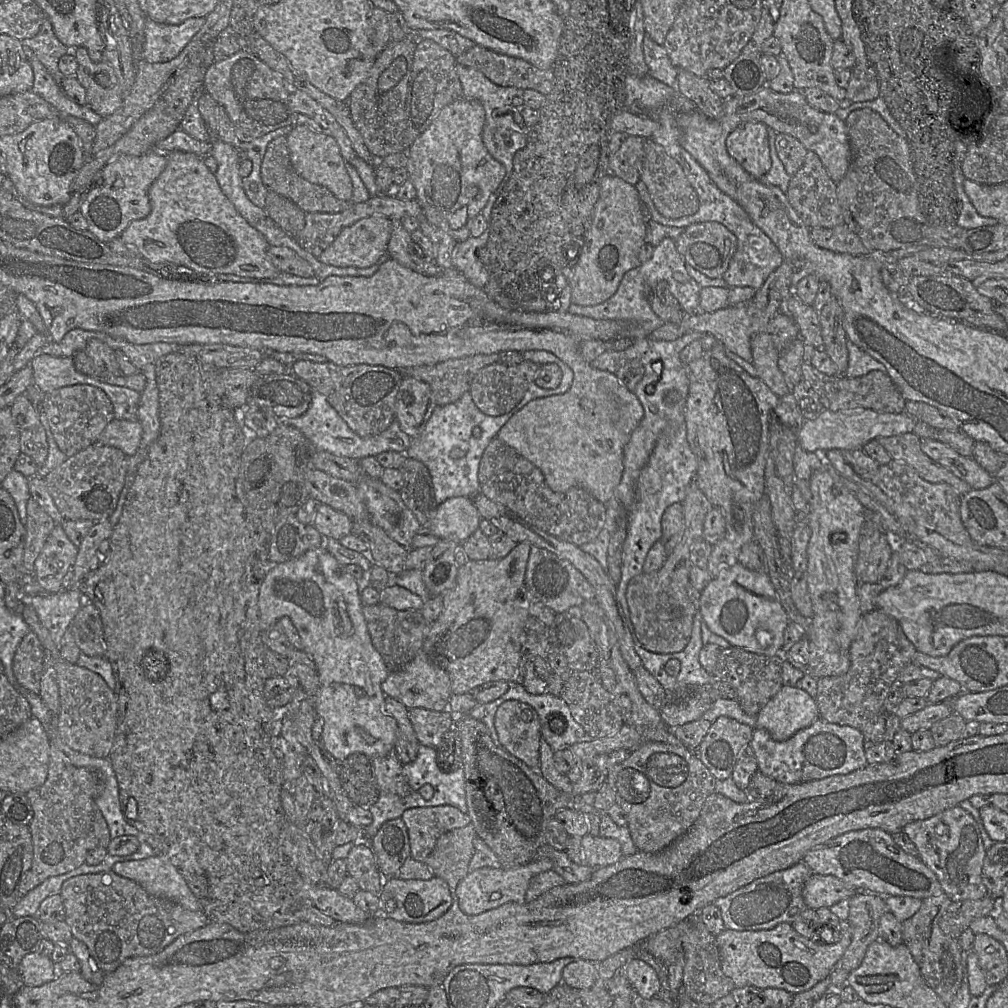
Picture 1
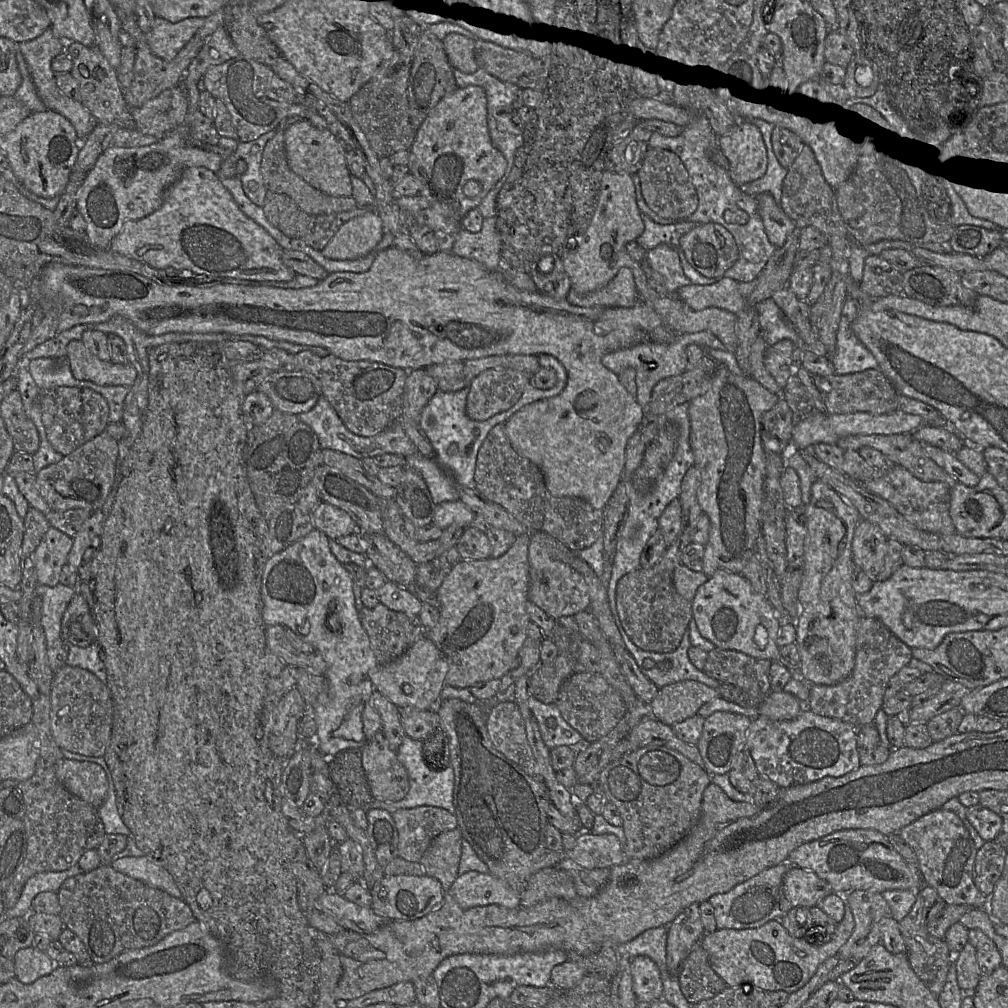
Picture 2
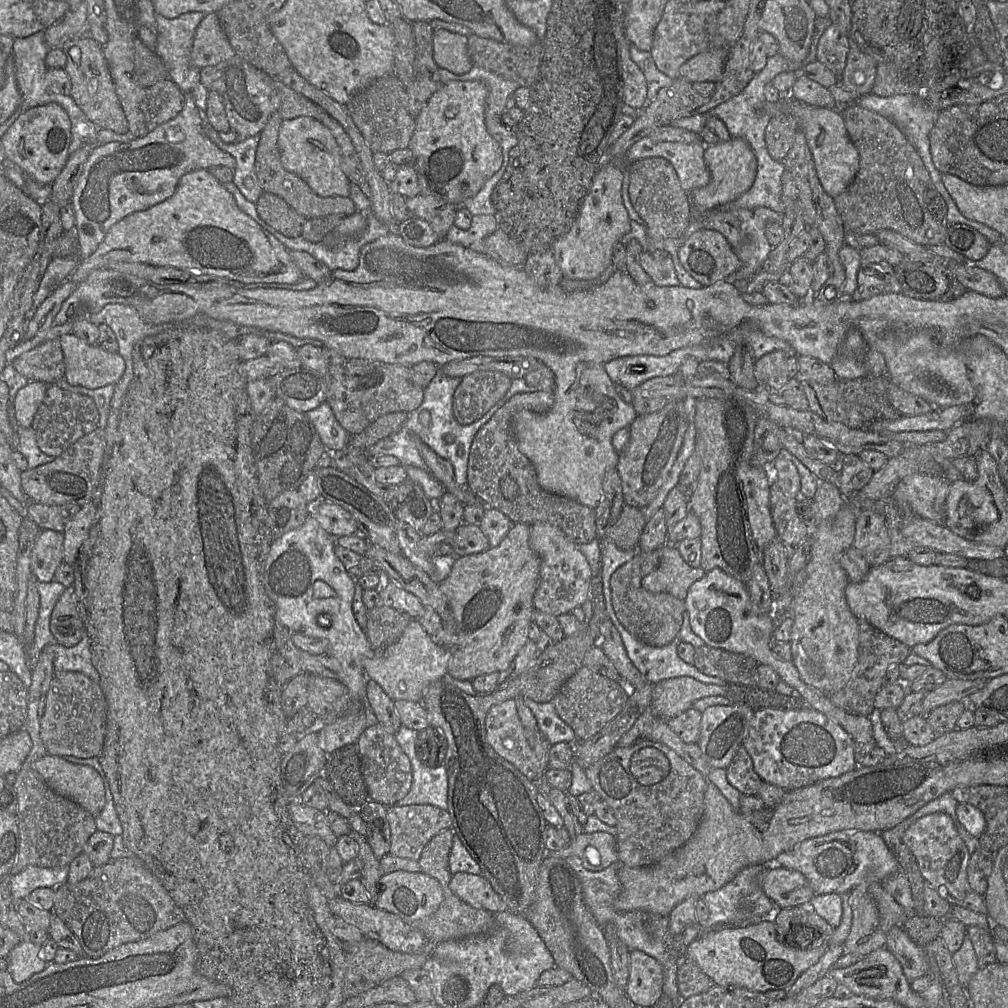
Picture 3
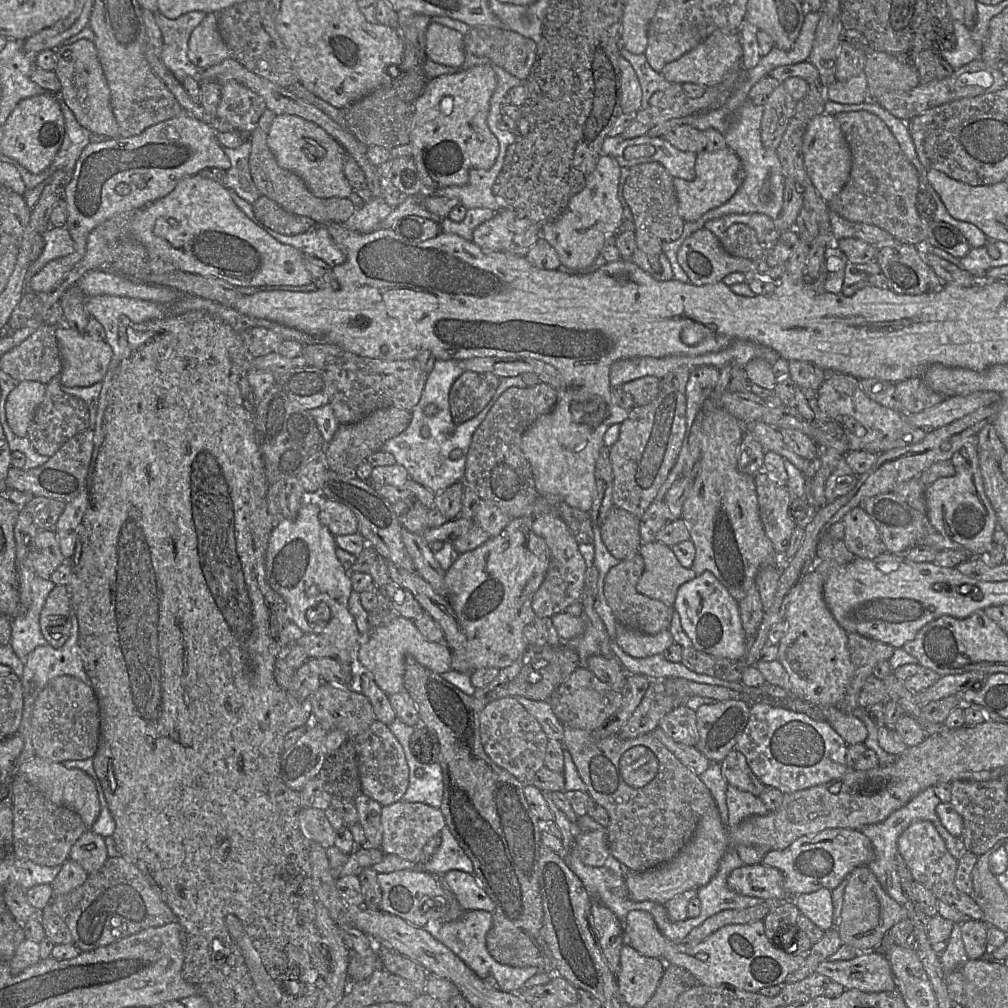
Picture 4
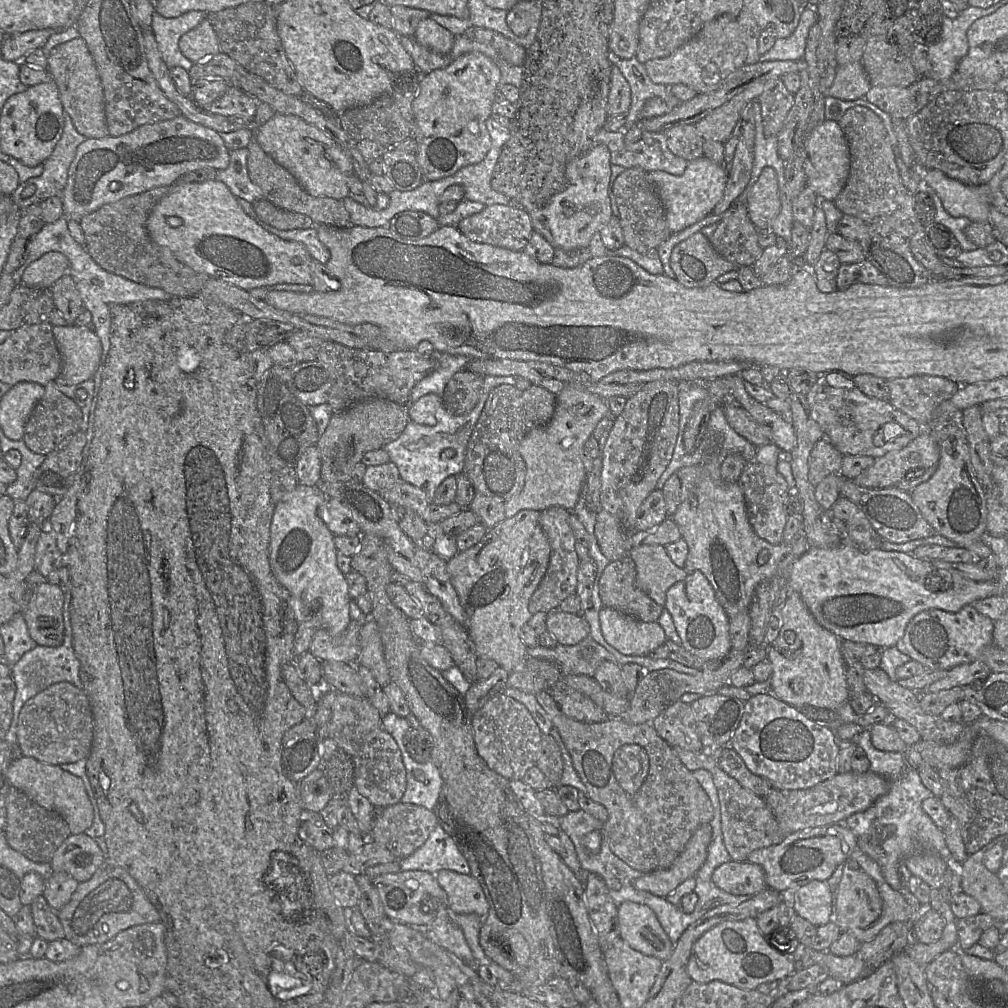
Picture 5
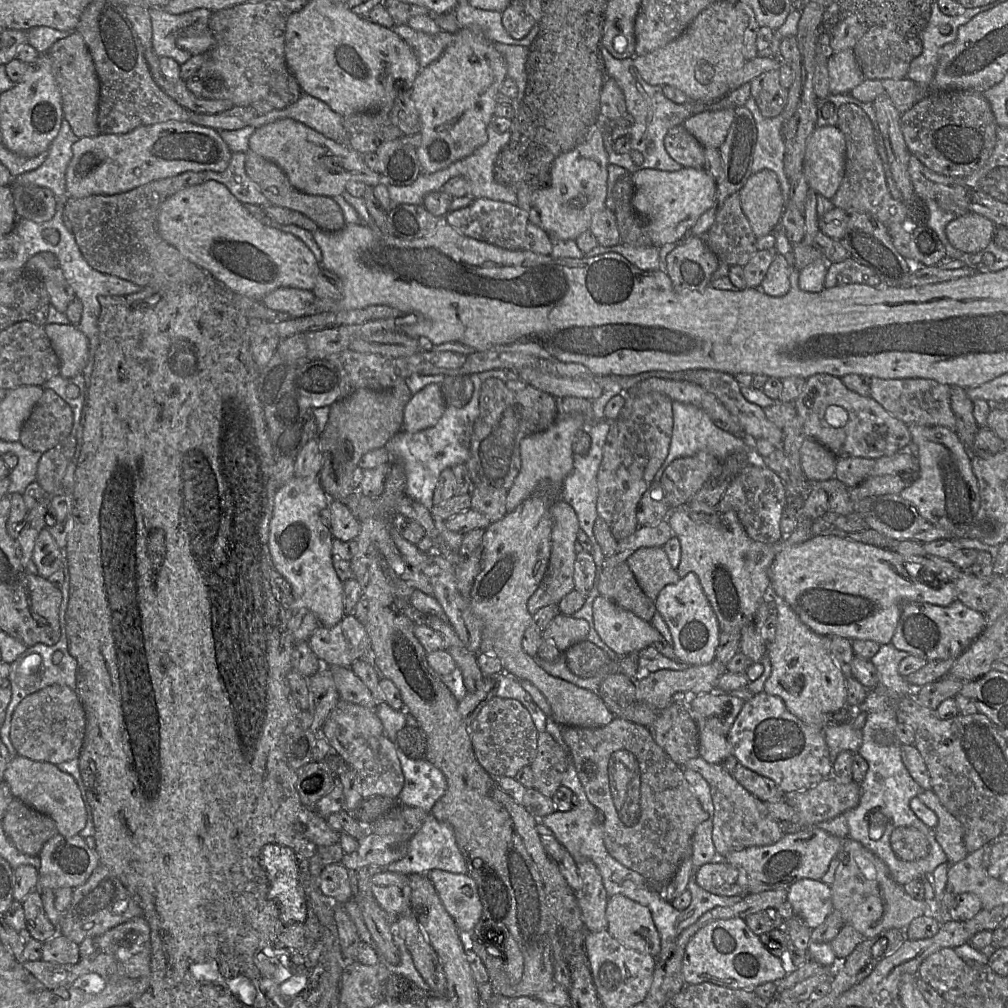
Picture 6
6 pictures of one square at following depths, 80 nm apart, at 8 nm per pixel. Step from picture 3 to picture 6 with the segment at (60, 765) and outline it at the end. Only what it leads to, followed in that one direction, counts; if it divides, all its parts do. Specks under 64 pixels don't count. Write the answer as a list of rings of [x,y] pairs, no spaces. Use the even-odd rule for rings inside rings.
[[[20,755],[11,758],[4,772],[5,782],[12,795],[31,808],[50,816],[58,834],[65,837],[79,835],[87,822],[87,800],[85,802],[74,778],[52,763],[34,761]]]

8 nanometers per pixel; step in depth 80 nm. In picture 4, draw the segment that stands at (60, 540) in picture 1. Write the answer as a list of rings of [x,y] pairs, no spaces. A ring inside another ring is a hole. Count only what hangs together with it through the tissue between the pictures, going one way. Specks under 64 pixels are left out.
[[[53,530],[36,531],[30,545],[29,559],[35,576],[50,579],[51,574],[67,560],[60,551],[59,541]]]

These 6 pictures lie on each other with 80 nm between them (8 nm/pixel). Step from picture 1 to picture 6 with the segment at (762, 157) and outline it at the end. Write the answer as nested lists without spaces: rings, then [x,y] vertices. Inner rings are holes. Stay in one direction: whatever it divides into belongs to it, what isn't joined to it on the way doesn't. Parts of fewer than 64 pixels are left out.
[[[682,167],[675,172],[641,169],[632,173],[631,179],[634,185],[631,204],[644,220],[651,246],[661,247],[682,240],[701,215],[715,204],[717,183],[703,168]]]

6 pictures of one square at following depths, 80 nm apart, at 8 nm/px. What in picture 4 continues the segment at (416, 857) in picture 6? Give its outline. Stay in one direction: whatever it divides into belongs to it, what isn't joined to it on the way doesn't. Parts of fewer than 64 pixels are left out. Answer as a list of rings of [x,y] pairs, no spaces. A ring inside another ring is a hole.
[[[444,827],[441,832],[441,845],[433,856],[422,862],[417,863],[417,868],[421,868],[432,875],[444,875],[451,870],[460,870],[473,874],[474,867],[472,861],[465,854],[459,843],[449,831]]]

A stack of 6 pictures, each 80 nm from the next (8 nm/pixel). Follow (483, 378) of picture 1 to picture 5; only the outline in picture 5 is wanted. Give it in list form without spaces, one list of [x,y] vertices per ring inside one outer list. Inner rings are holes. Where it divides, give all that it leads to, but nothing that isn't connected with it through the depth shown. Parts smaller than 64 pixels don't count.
[[[470,370],[455,373],[445,386],[442,401],[452,415],[466,415],[478,403],[482,388],[483,375]]]

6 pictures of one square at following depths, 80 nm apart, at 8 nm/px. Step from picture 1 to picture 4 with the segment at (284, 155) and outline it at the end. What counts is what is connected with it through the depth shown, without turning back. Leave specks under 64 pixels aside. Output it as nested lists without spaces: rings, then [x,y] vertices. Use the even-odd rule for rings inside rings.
[[[266,109],[259,118],[255,129],[248,135],[251,143],[249,171],[255,186],[261,195],[274,201],[284,210],[296,215],[309,217],[315,222],[315,225],[326,225],[329,223],[344,225],[356,212],[356,208],[349,198],[315,197],[300,177],[277,165],[276,159],[267,145],[268,132],[275,116],[274,112]]]

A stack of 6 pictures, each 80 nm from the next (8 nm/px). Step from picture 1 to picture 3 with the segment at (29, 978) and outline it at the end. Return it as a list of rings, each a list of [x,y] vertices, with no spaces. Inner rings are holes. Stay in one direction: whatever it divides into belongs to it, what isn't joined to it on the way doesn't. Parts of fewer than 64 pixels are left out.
[[[23,940],[9,952],[7,970],[16,983],[22,983],[45,969],[47,962],[40,957],[40,948],[29,940]]]

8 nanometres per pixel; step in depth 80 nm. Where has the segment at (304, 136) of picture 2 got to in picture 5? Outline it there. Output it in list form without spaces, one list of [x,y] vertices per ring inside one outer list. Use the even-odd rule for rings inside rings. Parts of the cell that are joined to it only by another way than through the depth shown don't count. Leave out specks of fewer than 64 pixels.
[[[276,113],[255,129],[254,137],[261,149],[291,173],[309,195],[343,200],[350,194],[346,183],[354,174],[351,160],[335,141],[301,118]]]

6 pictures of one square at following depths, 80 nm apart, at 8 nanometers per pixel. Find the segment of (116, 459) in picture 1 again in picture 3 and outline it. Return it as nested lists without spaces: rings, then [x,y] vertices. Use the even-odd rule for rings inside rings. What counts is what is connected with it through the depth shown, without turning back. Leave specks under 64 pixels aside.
[[[104,429],[82,436],[51,462],[21,472],[21,487],[30,499],[43,505],[84,505],[95,502],[99,492],[101,466],[105,452]]]

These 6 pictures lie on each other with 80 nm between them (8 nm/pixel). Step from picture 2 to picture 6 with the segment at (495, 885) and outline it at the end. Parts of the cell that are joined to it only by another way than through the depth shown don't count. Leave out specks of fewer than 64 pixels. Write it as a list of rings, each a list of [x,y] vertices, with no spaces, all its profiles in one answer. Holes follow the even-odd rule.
[[[440,869],[431,870],[427,875],[446,911],[454,919],[463,942],[464,934],[472,934],[474,926],[478,924],[482,915],[482,903],[475,881],[467,874],[451,873]]]

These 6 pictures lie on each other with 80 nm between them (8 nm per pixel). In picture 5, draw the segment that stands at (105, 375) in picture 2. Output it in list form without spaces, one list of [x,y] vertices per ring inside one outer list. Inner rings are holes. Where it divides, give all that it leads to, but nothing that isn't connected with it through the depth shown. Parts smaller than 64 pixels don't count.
[[[76,325],[53,326],[53,336],[61,354],[62,367],[59,379],[65,385],[77,385],[93,377],[101,364],[102,345],[90,329]]]

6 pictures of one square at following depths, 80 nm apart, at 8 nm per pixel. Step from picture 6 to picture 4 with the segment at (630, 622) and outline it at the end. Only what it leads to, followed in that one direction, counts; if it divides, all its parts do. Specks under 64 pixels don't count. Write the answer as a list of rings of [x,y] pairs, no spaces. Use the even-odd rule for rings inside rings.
[[[621,623],[617,626],[614,641],[626,654],[636,658],[663,653],[674,643],[673,636],[667,629],[655,635],[647,635]]]

